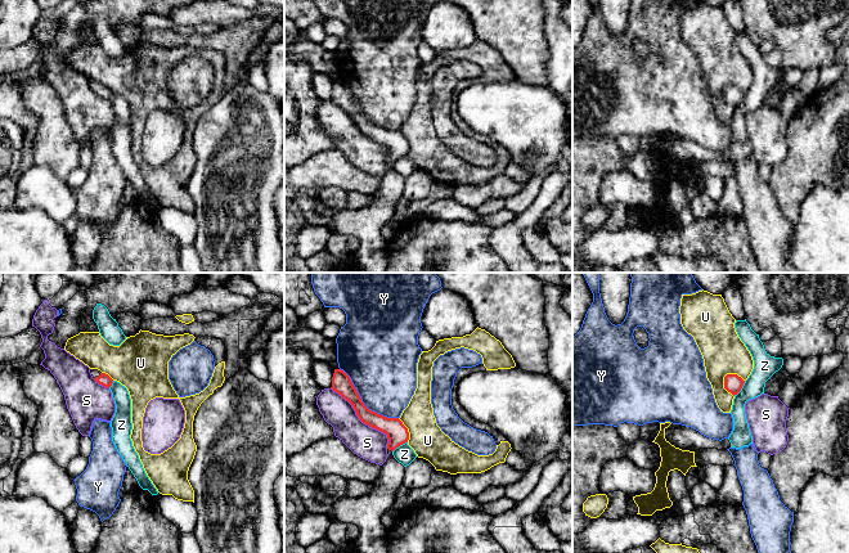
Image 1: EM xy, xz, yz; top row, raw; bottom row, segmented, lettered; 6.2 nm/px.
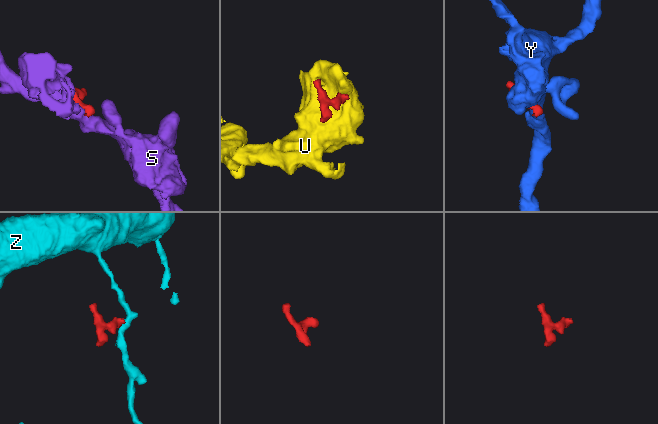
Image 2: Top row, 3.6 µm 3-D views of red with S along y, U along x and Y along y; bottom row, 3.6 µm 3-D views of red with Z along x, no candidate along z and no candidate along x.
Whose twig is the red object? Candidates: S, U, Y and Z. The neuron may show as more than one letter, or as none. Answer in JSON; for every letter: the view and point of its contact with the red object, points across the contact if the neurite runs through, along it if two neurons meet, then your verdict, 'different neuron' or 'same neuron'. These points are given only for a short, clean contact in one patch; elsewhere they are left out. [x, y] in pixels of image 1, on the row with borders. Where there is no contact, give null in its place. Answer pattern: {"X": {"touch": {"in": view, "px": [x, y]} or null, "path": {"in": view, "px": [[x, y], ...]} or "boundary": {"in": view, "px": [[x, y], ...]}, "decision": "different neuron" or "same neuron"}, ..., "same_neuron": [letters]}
{"S": {"touch": {"in": "xz", "px": [363, 422]}, "decision": "different neuron"}, "U": {"touch": {"in": "yz", "px": [724, 385]}, "boundary": {"in": "yz", "px": [[727, 373], [724, 387], [733, 396]]}, "decision": "different neuron"}, "Y": {"touch": {"in": "xz", "px": [363, 403]}, "decision": "different neuron"}, "Z": {"touch": {"in": "yz", "px": [741, 387]}, "boundary": {"in": "yz", "px": [[745, 381], [742, 387], [733, 395]]}, "decision": "different neuron"}, "same_neuron": []}

